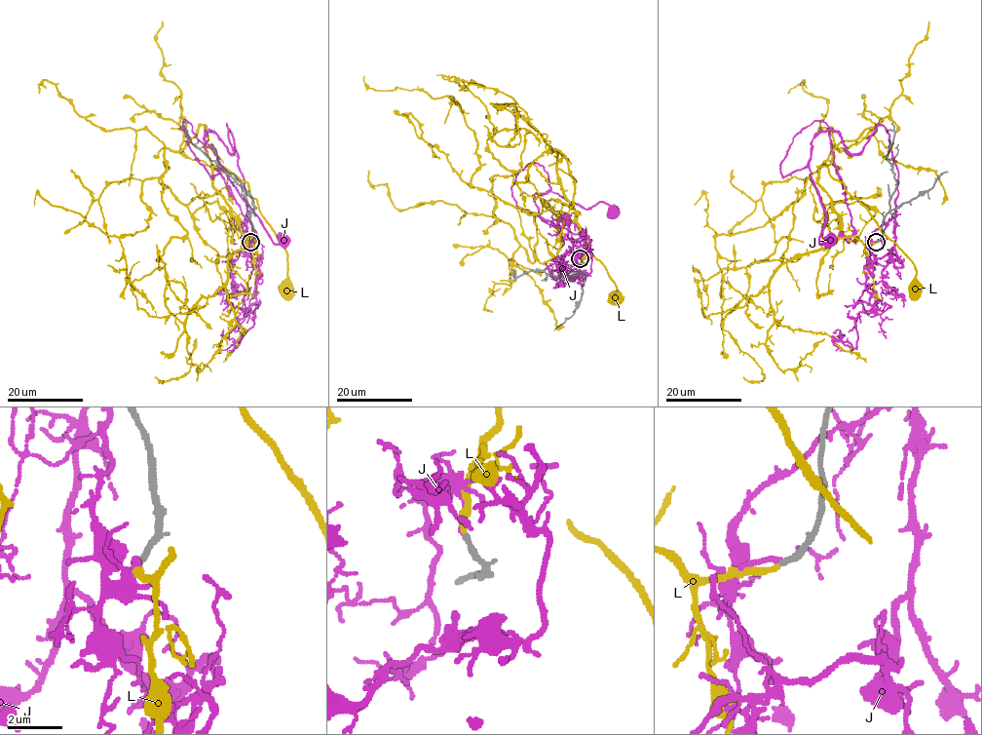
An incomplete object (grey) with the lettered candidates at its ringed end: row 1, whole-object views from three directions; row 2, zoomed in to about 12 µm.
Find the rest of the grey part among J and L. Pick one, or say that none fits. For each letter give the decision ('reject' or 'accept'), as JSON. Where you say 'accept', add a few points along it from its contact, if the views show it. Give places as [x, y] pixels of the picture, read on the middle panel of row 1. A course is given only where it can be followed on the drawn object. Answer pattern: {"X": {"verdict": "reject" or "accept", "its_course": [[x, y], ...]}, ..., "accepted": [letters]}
{"J": {"verdict": "reject"}, "L": {"verdict": "accept", "its_course": [[581, 258], [585, 232], [576, 220], [564, 222], [542, 199], [578, 226], [587, 250], [616, 286], [616, 299]]}, "accepted": ["L"]}

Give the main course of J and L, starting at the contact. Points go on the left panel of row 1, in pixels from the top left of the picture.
J: (250, 242), (243, 174), (227, 124), (233, 153), (209, 130), (206, 142), (269, 238), (284, 239)
L: (251, 242), (256, 237), (238, 228), (212, 185), (212, 167), (248, 185), (286, 252), (286, 290)

